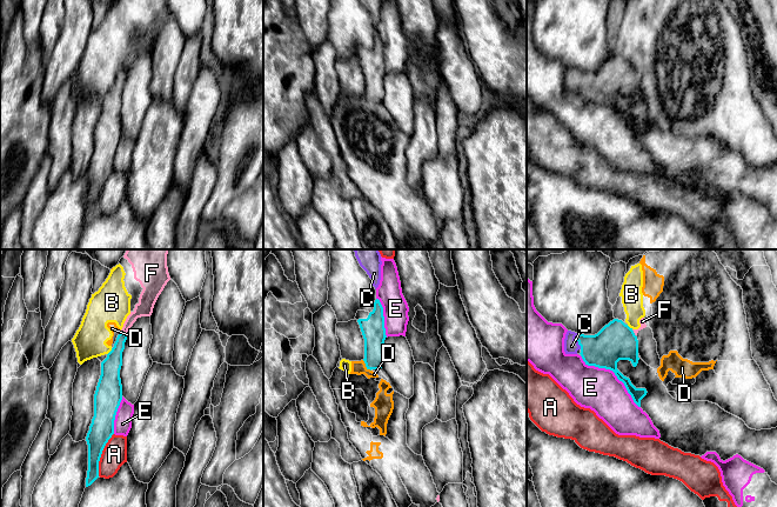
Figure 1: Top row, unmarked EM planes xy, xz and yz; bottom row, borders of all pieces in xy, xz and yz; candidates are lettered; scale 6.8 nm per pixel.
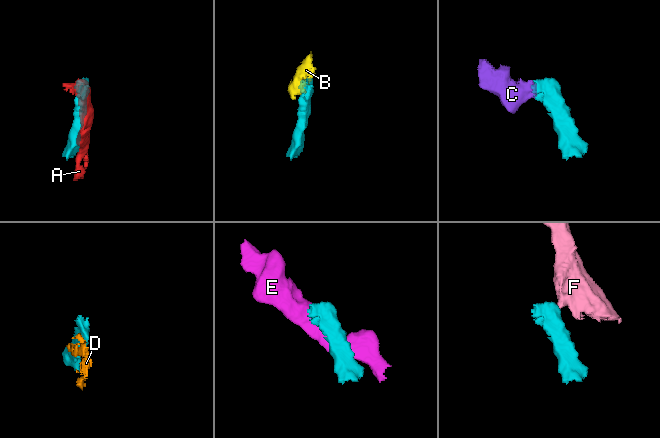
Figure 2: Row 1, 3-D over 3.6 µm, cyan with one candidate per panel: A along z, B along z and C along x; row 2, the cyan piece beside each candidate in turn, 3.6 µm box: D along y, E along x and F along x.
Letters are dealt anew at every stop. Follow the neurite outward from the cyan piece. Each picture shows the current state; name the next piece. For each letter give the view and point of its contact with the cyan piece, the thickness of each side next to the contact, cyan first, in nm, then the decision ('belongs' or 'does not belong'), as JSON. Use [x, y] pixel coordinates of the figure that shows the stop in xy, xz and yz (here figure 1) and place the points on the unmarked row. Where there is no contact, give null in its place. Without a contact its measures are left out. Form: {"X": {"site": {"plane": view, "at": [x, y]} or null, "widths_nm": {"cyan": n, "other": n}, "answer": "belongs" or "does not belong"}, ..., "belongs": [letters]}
{"A": {"site": {"plane": "xy", "at": [101, 189]}, "widths_nm": {"cyan": 160, "other": 170}, "answer": "does not belong"}, "B": {"site": {"plane": "xy", "at": [109, 88]}, "widths_nm": {"cyan": 170, "other": 220}, "answer": "does not belong"}, "C": {"site": {"plane": "yz", "at": [577, 77]}, "widths_nm": {"cyan": 260, "other": 100}, "answer": "belongs"}, "D": {"site": {"plane": "xz", "at": [366, 102]}, "widths_nm": {"cyan": 160, "other": 100}, "answer": "does not belong"}, "E": {"site": {"plane": "yz", "at": [614, 108]}, "widths_nm": {"cyan": 260, "other": 280}, "answer": "does not belong"}, "F": {"site": {"plane": "yz", "at": [634, 69]}, "widths_nm": {"cyan": 260, "other": 50}, "answer": "does not belong"}, "belongs": ["C"]}

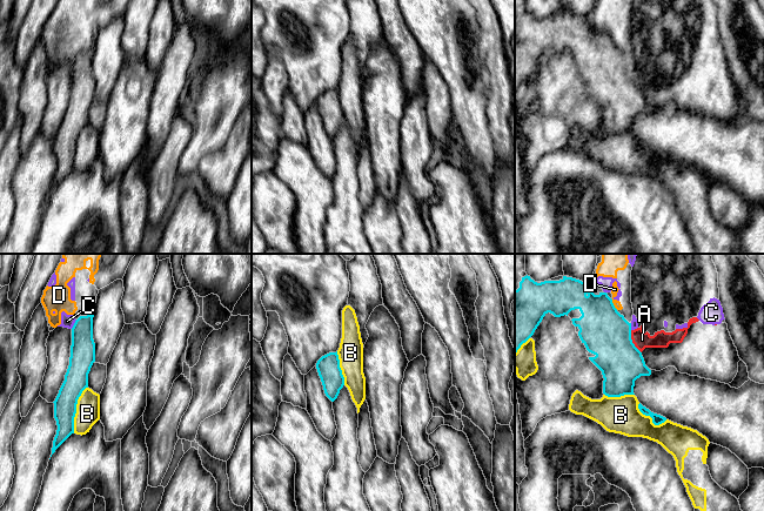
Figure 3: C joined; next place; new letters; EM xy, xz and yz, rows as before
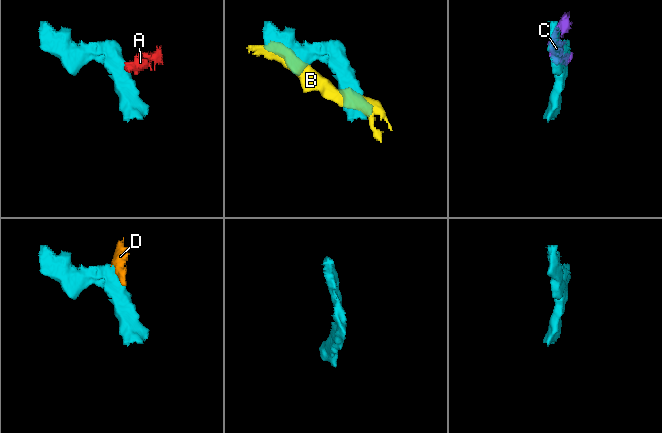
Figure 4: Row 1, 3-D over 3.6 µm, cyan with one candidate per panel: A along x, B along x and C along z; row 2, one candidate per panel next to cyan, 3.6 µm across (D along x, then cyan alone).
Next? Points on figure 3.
{"A": {"site": {"plane": "yz", "at": [631, 79]}, "widths_nm": {"cyan": 320, "other": 120}, "answer": "does not belong"}, "B": {"site": {"plane": "xy", "at": [75, 147]}, "widths_nm": {"cyan": 160, "other": 160}, "answer": "does not belong"}, "C": {"site": {"plane": "xy", "at": [74, 61]}, "widths_nm": {"cyan": 180, "other": 100}, "answer": "does not belong"}, "D": {"site": {"plane": "yz", "at": [612, 41]}, "widths_nm": {"cyan": 320, "other": 50}, "answer": "does not belong"}, "belongs": []}

